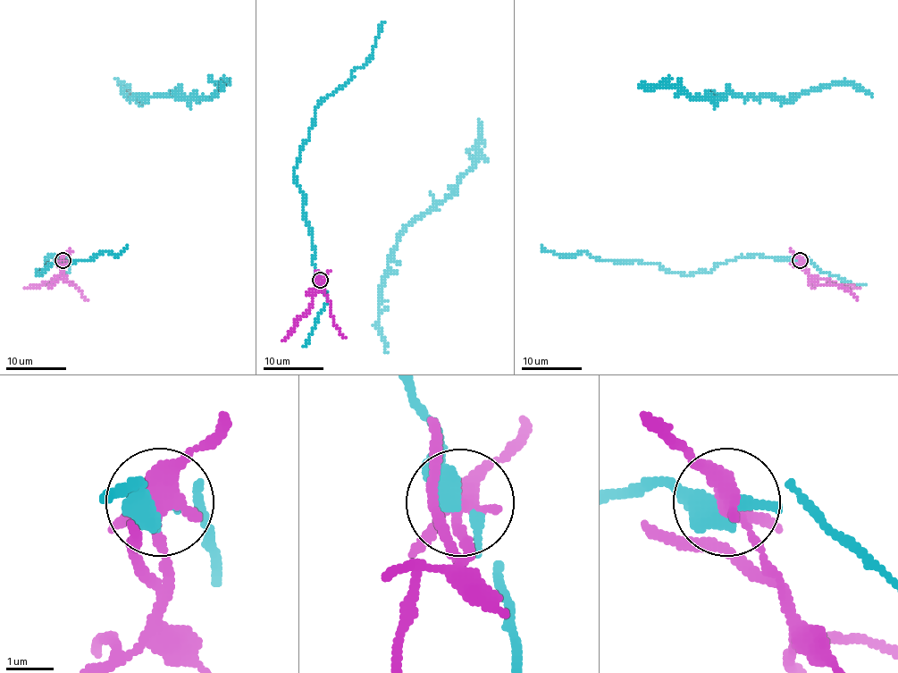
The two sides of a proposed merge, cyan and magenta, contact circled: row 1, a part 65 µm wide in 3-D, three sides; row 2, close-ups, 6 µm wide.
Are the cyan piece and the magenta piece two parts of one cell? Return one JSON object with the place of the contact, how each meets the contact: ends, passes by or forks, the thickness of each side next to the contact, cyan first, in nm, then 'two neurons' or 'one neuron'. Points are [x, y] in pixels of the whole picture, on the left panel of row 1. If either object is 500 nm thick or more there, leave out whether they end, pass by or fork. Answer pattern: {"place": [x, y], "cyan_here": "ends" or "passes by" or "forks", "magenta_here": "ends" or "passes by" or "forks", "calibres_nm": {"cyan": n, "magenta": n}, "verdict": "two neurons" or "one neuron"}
{"place": [62, 260], "cyan_here": "passes by", "magenta_here": "forks", "calibres_nm": {"cyan": 400, "magenta": 360}, "verdict": "two neurons"}

